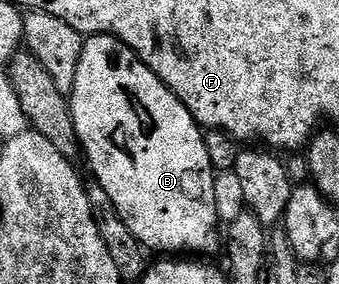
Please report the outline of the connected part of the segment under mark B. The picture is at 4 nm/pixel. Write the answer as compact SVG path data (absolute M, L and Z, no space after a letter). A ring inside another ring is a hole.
M91 35L83 42L81 59L77 63L77 79L73 83L73 91L69 94L69 104L71 106L71 118L75 124L75 130L79 136L82 156L87 157L91 164L91 169L95 172L94 180L105 191L109 191L109 199L113 199L113 207L117 207L119 218L137 235L137 239L148 251L154 251L159 255L203 255L199 253L215 253L221 249L221 222L217 215L217 203L213 199L213 183L217 176L217 169L211 166L211 153L207 150L207 141L204 130L193 119L193 115L173 95L169 86L161 80L156 73L143 62L142 59L135 56L135 52L129 48L124 41L117 40L110 35Z

